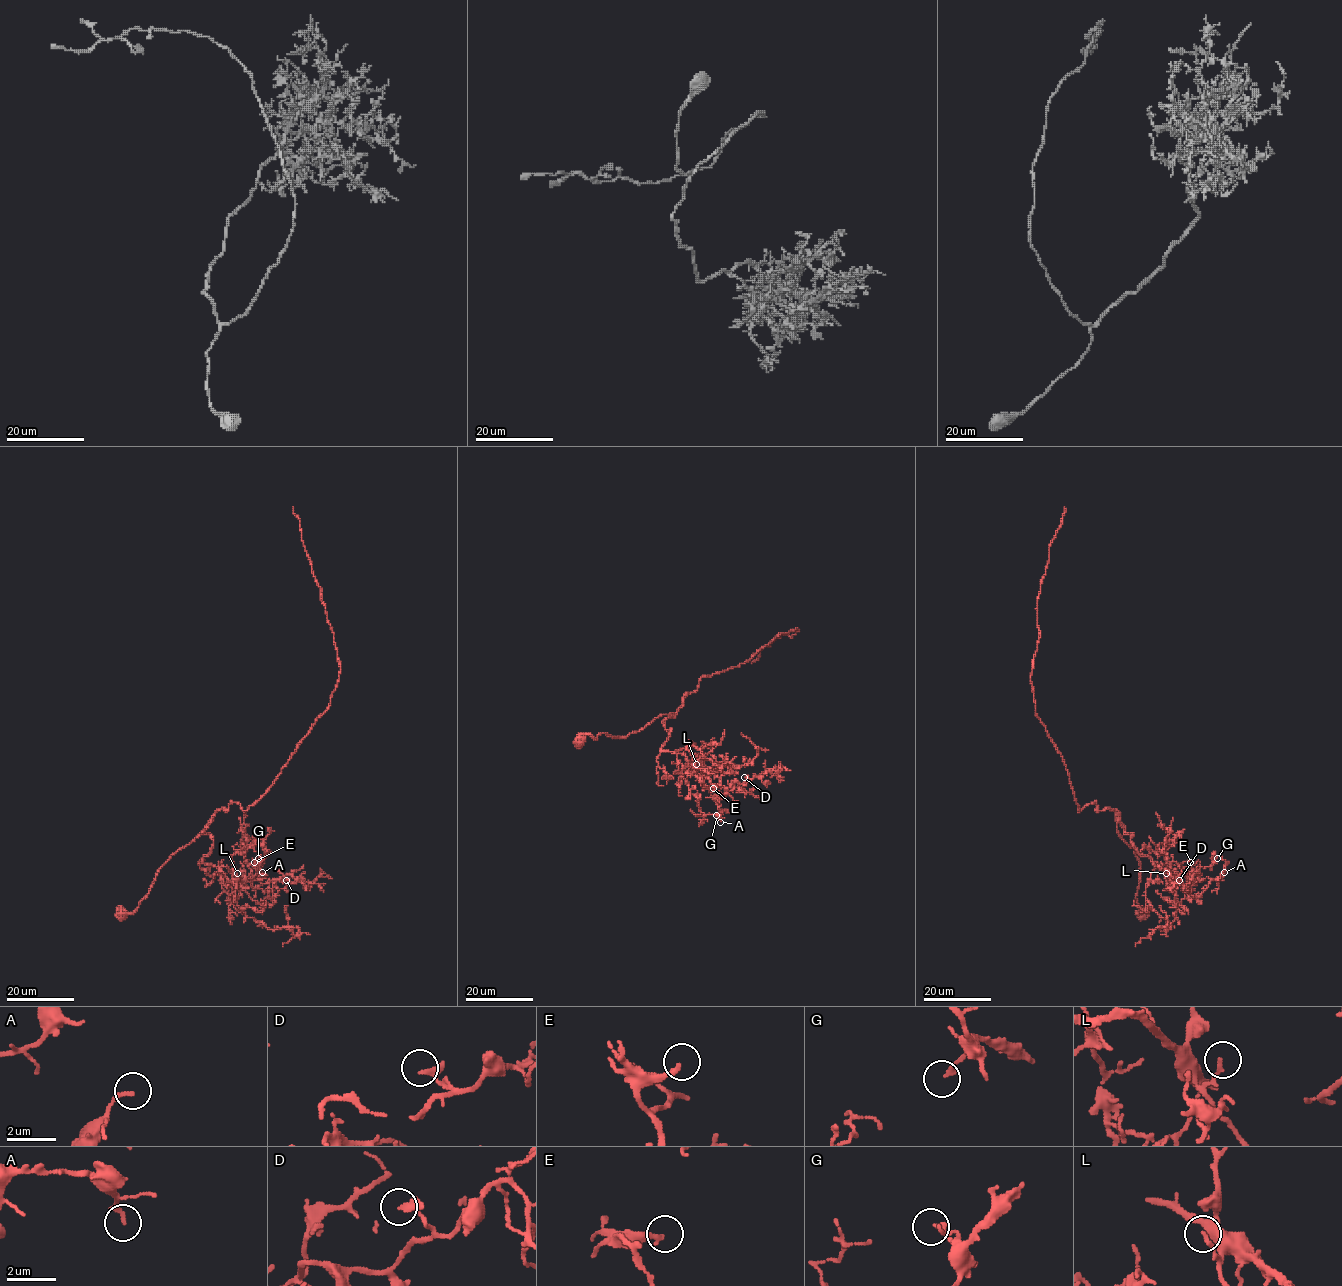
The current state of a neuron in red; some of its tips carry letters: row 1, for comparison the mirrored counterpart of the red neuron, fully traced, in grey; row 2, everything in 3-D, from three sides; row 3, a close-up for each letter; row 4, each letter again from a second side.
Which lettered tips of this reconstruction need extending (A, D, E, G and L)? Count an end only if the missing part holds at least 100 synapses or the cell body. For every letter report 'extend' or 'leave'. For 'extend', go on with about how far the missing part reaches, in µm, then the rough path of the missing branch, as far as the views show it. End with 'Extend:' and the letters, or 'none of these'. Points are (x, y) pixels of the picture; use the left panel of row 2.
A: leave
D: leave
E: extend; missing 20 µm; course (254, 862), (267, 861), (285, 846), (289, 836), (290, 841)
G: leave
L: leave
Extend: E

